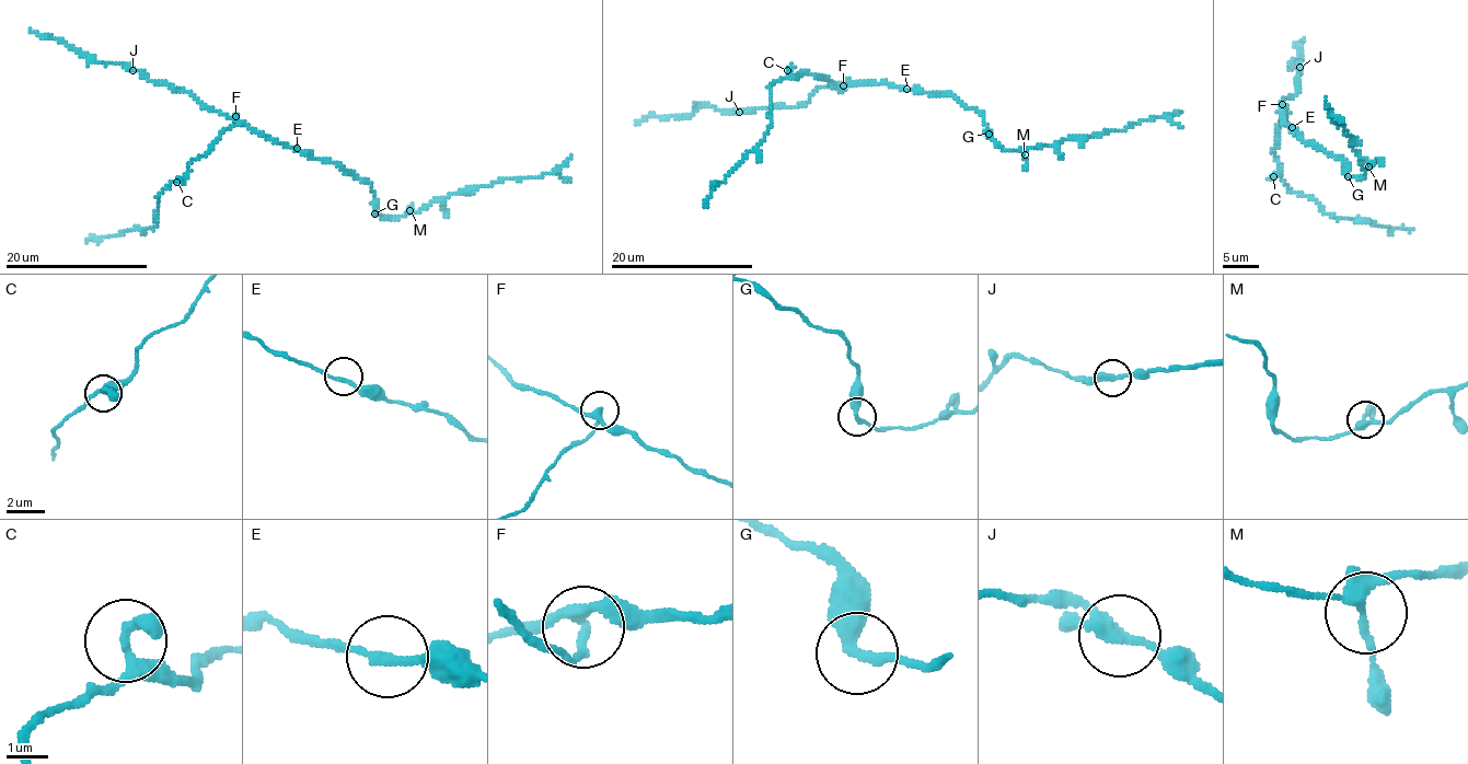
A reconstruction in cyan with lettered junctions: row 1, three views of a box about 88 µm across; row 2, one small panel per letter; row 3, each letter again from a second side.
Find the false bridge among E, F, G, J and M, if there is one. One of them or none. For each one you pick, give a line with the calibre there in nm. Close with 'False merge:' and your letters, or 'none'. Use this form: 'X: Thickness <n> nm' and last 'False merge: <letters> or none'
F: Thickness 240 nm
False merge: F

